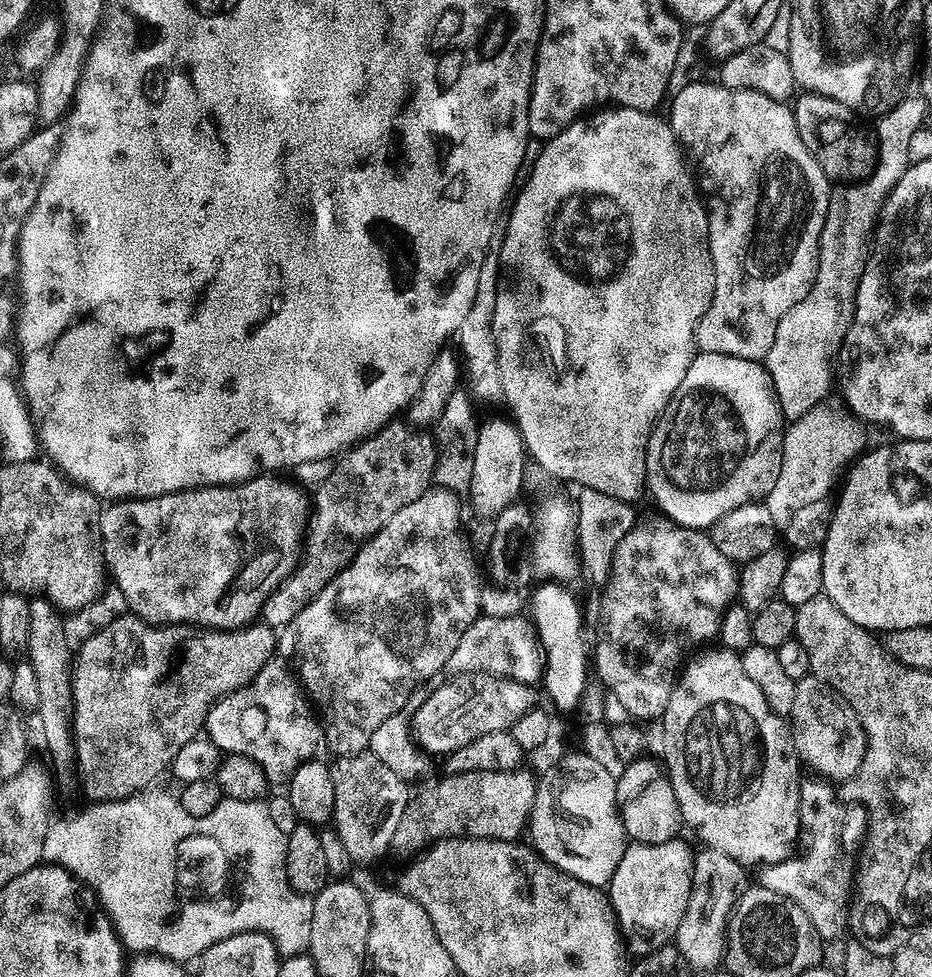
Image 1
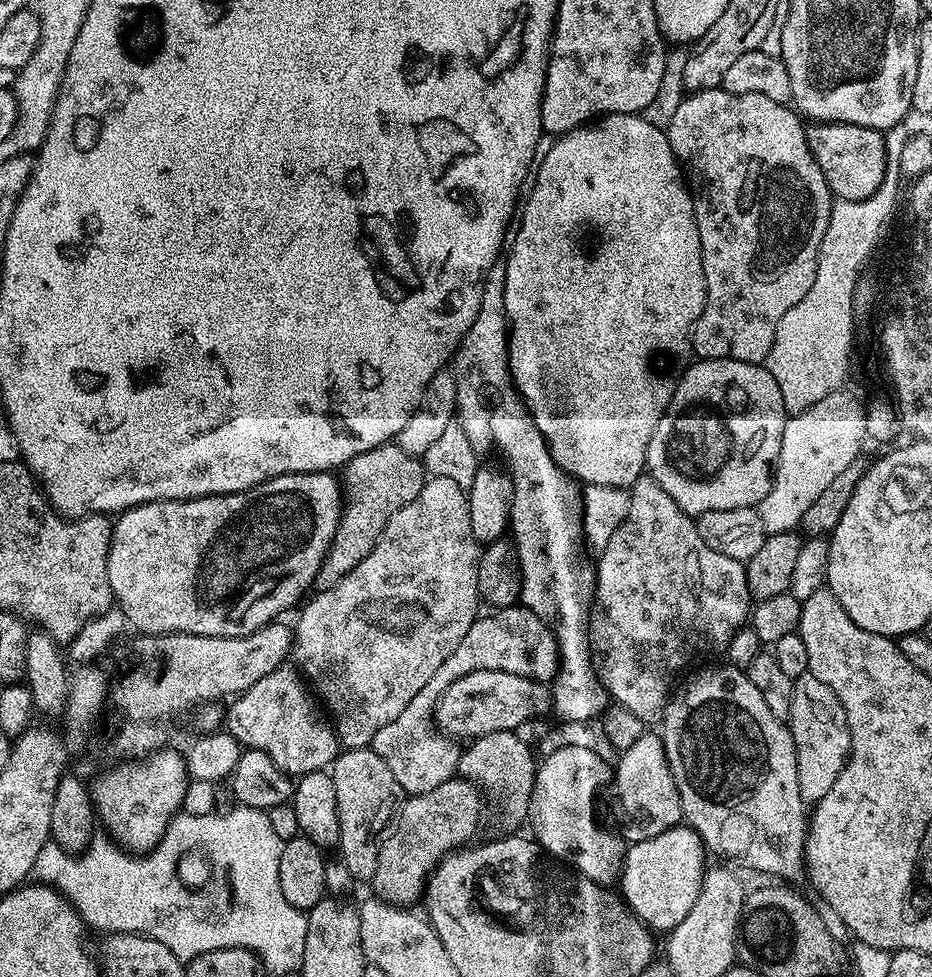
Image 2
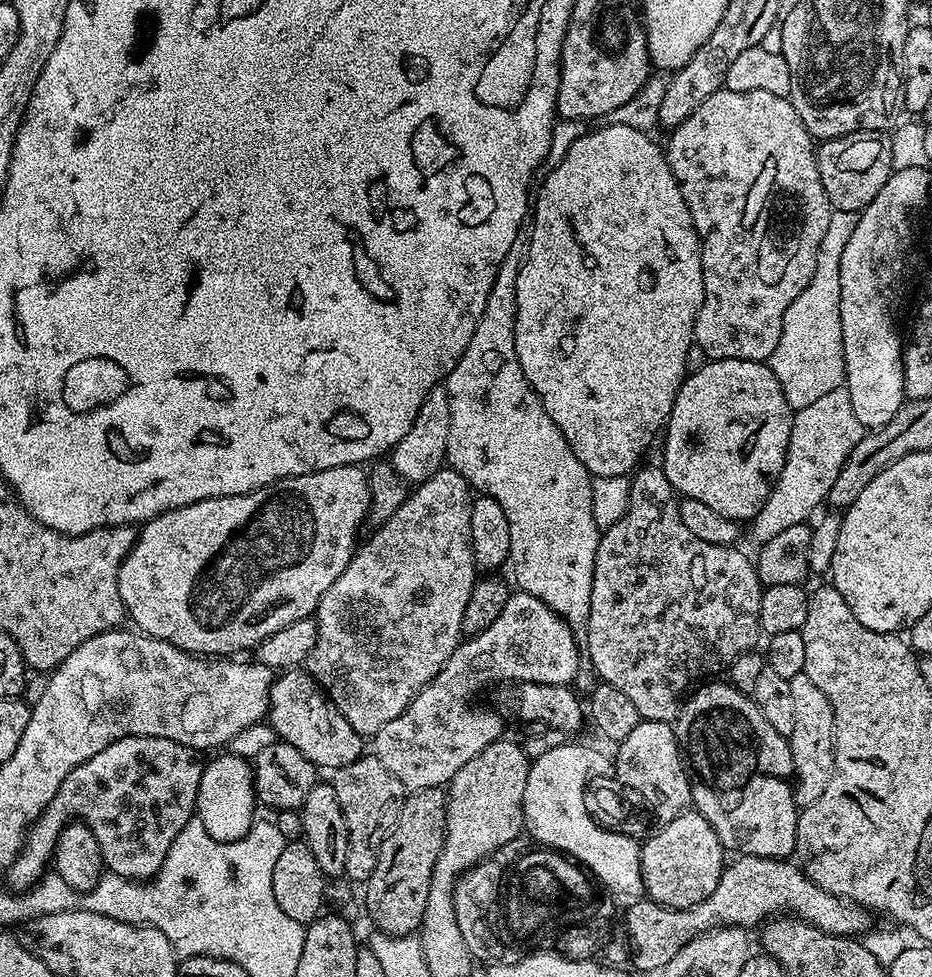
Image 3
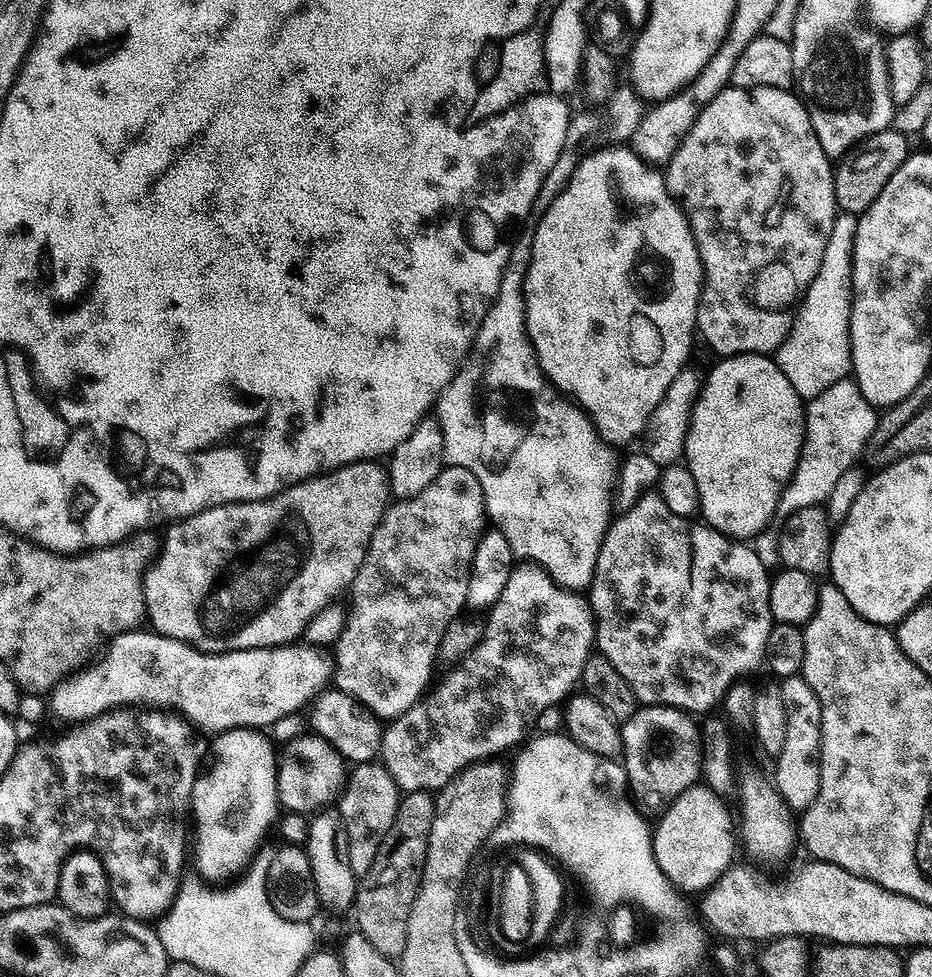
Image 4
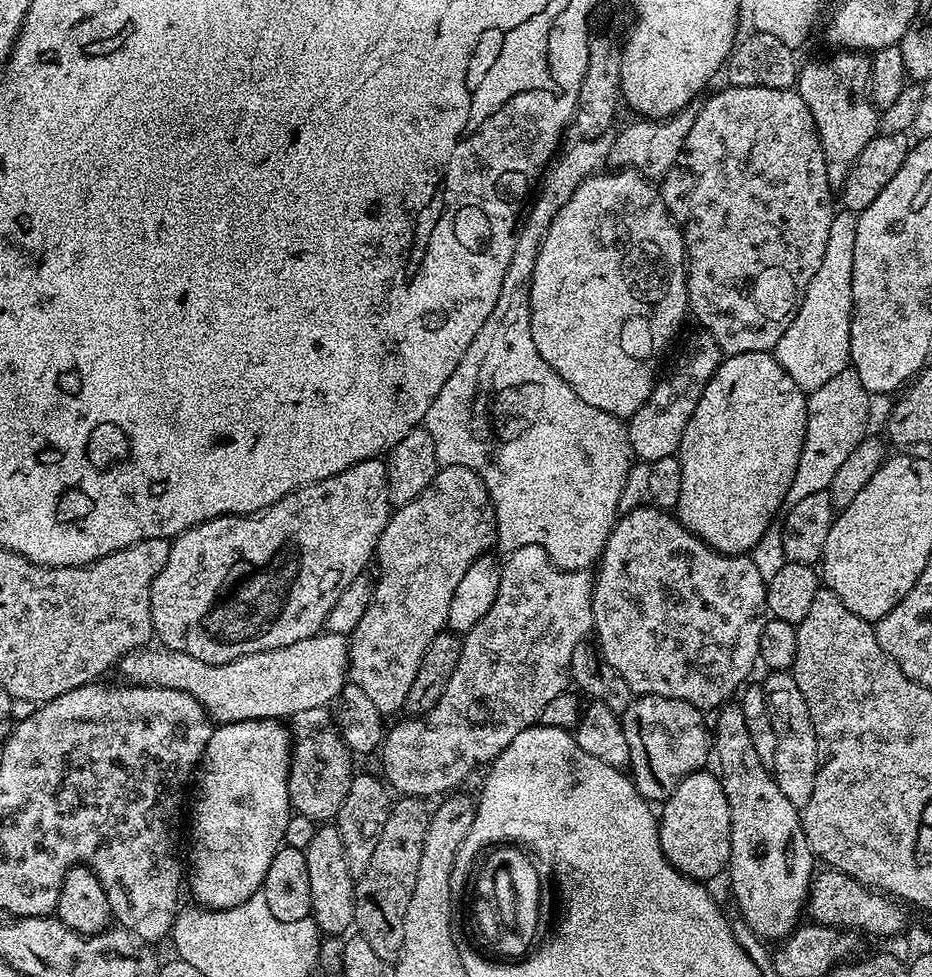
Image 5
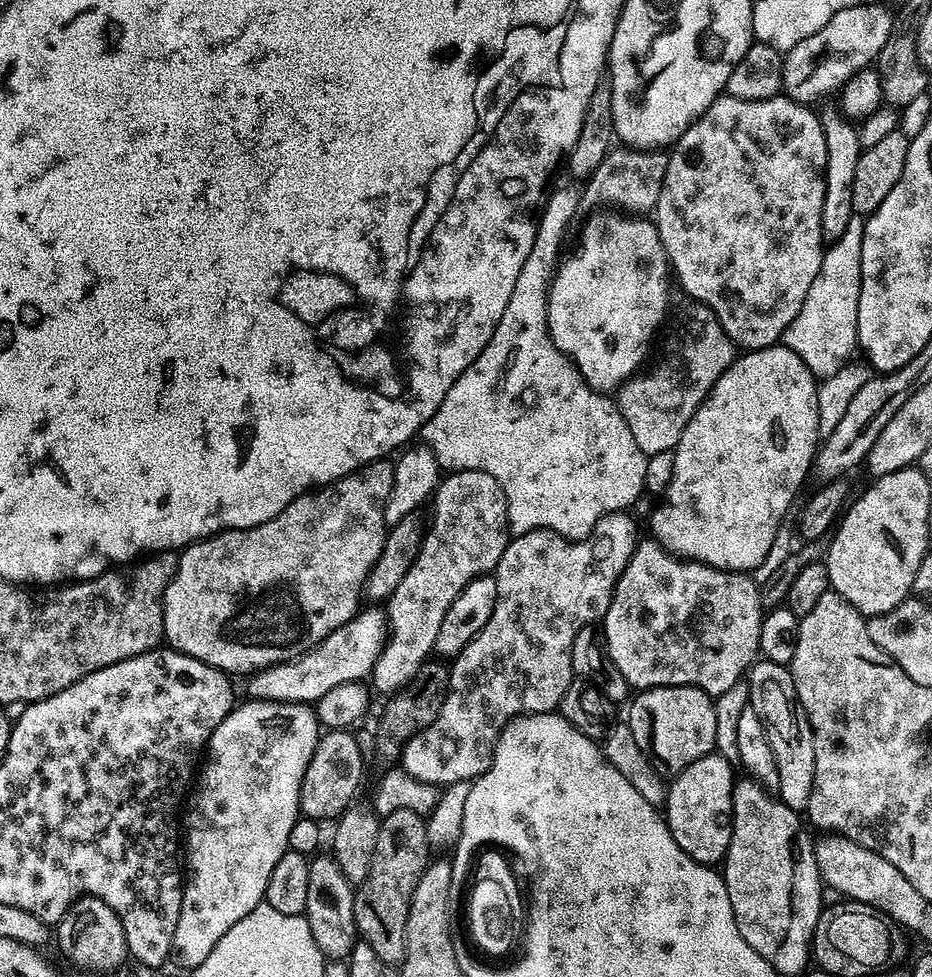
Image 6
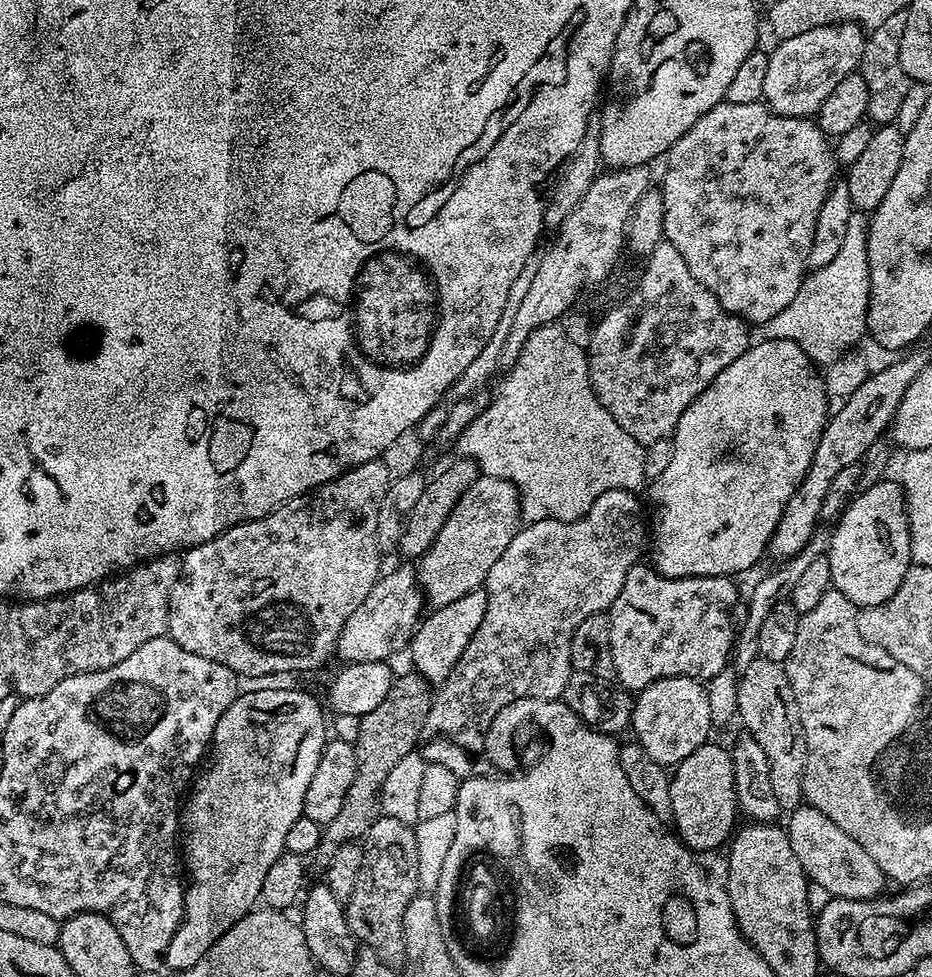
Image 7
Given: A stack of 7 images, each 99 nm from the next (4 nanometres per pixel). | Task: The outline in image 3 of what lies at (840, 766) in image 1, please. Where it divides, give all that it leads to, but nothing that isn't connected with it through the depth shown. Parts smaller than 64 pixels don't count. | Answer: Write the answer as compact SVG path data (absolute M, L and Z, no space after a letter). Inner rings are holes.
M804 671L790 680L790 691L794 698L794 730L787 738L792 751L792 793L797 809L803 810L822 798L822 790L826 790L826 782L830 782L834 750L834 710L830 710L826 694L822 694L822 690L818 690L818 686L810 682Z

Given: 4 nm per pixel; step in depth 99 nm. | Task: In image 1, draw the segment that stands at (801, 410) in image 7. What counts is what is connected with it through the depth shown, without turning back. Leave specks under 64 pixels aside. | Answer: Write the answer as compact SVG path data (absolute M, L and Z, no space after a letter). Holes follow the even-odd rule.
M700 352L692 357L690 370L686 370L686 378L682 378L682 386L678 386L676 393L664 408L656 425L652 427L652 436L648 440L646 450L646 492L649 497L656 499L656 504L661 508L663 515L684 528L697 530L711 529L730 510L738 510L738 506L746 506L763 501L774 490L774 482L778 482L778 474L782 471L782 446L784 445L784 430L786 421L780 412L780 403L776 401L776 393L772 390L772 379L767 367L759 360L734 358L730 354L710 354Z

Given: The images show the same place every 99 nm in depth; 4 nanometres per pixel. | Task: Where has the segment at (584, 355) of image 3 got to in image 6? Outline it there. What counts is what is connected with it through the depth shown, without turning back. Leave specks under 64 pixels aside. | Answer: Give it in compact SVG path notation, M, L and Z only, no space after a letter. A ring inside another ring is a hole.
M596 210L589 216L576 249L559 261L549 283L548 334L556 349L572 359L572 365L595 392L612 394L629 376L641 371L644 347L655 338L668 312L670 265L651 219L620 210Z

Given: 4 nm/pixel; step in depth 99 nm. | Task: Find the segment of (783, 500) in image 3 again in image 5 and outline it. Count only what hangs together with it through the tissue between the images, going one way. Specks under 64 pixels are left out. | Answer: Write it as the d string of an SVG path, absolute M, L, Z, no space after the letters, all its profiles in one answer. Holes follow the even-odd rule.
M851 366L842 370L842 374L830 378L826 386L818 386L818 390L810 393L806 438L802 454L798 458L794 482L790 482L790 490L784 499L785 505L802 502L802 498L809 494L829 491L834 474L840 469L842 462L845 462L850 452L858 447L866 436L864 423L868 420L868 400L870 394L866 386L862 386L862 378L858 378L855 368Z

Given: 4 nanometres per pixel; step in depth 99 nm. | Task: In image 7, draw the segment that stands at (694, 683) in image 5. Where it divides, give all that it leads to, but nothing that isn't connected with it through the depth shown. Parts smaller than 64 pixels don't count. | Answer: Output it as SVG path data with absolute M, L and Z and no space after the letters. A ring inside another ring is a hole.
M637 562L629 570L618 598L614 598L606 612L610 622L610 654L619 687L639 690L650 686L650 682L658 682L658 678L675 676L709 682L730 664L737 581L730 576L672 580L645 564Z

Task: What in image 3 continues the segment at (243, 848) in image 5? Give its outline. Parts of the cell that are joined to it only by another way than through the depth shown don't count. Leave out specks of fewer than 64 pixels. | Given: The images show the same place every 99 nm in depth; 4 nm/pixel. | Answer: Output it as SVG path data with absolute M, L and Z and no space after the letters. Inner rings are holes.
M225 754L204 764L194 816L202 822L202 826L206 826L206 834L210 834L210 838L240 840L253 826L252 811L255 808L258 808L258 801L256 787L252 784L252 765L245 757Z

